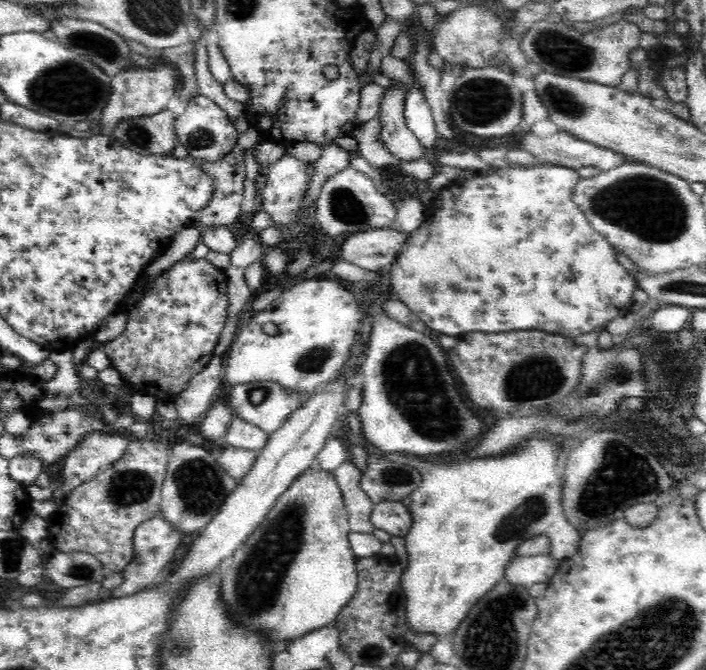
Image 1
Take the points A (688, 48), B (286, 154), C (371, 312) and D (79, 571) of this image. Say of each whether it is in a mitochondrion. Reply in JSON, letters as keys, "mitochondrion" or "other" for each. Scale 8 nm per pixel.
{"A":"other","B":"other","C":"other","D":"mitochondrion"}

